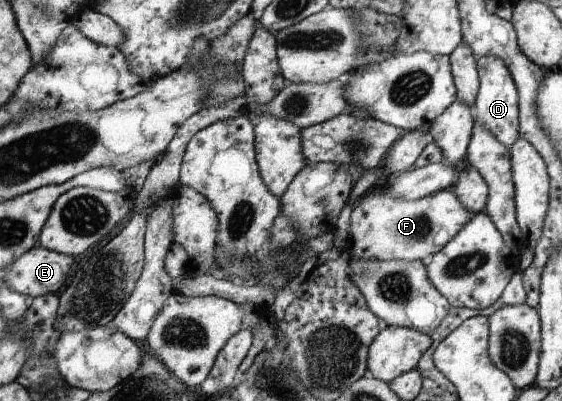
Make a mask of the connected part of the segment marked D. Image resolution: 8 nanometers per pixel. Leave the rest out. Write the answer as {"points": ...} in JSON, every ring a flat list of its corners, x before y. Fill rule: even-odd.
{"points":[[487,54,477,62,481,75,481,86,475,116,488,131,494,131,494,135,510,148,521,138,521,111,517,83,504,59]]}

